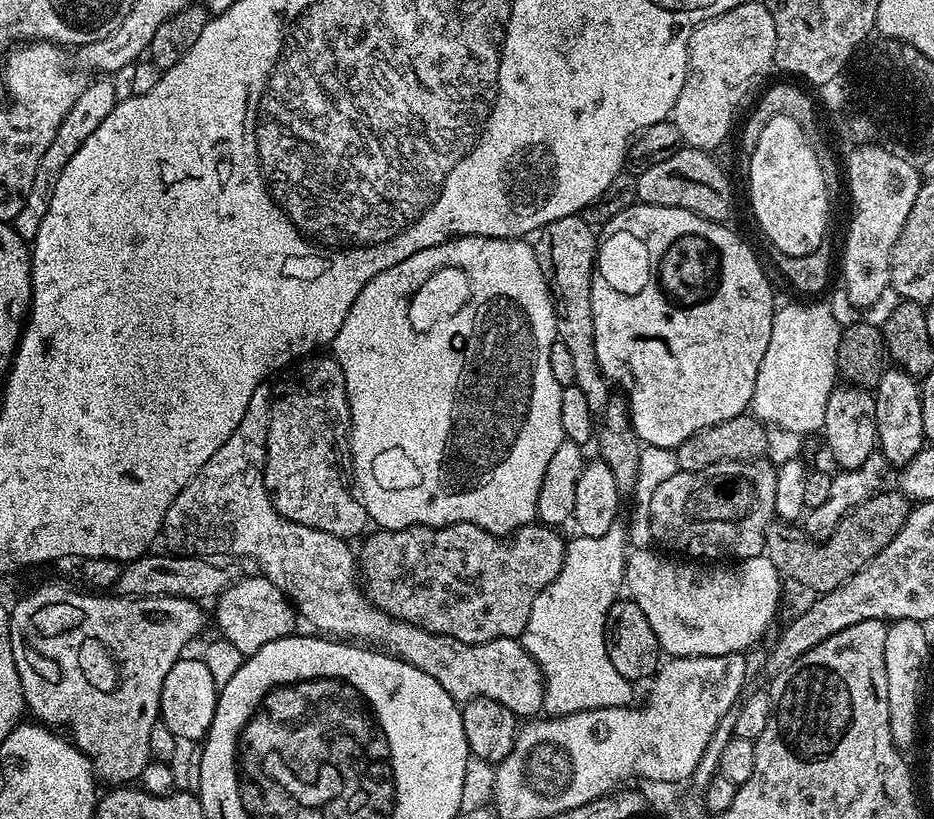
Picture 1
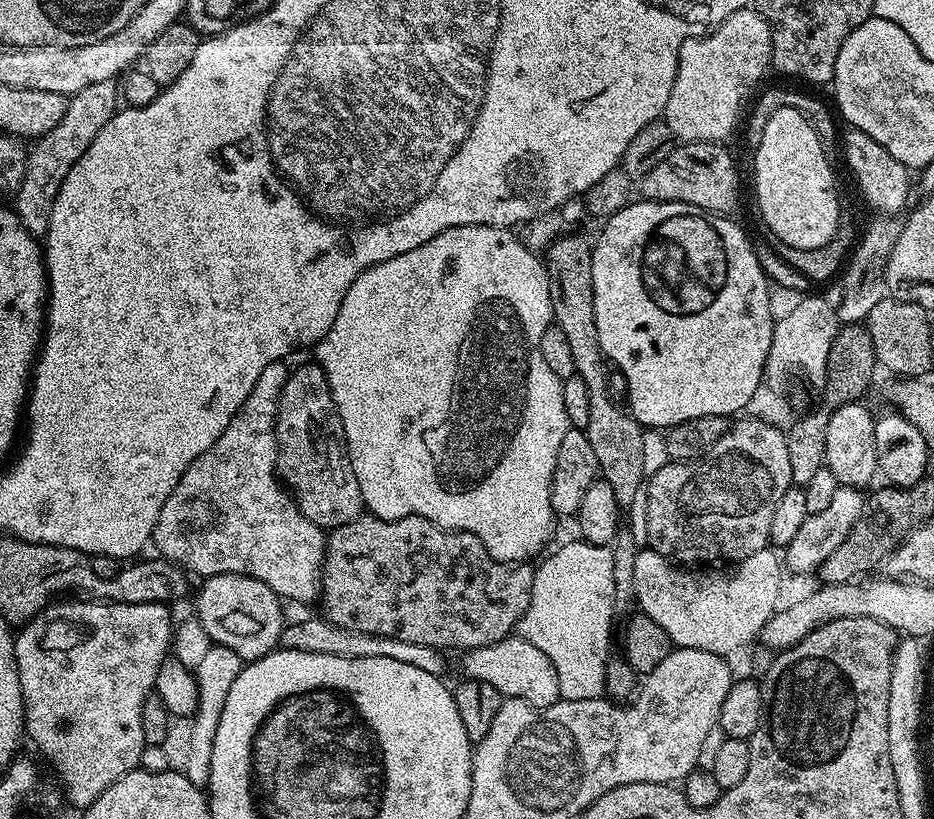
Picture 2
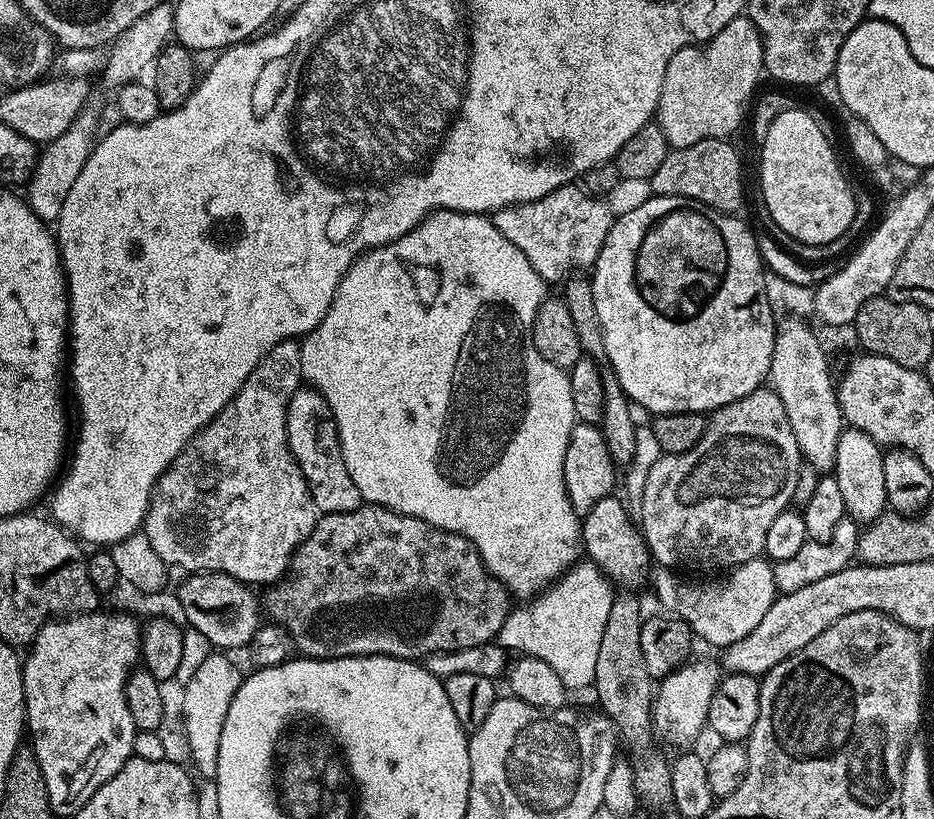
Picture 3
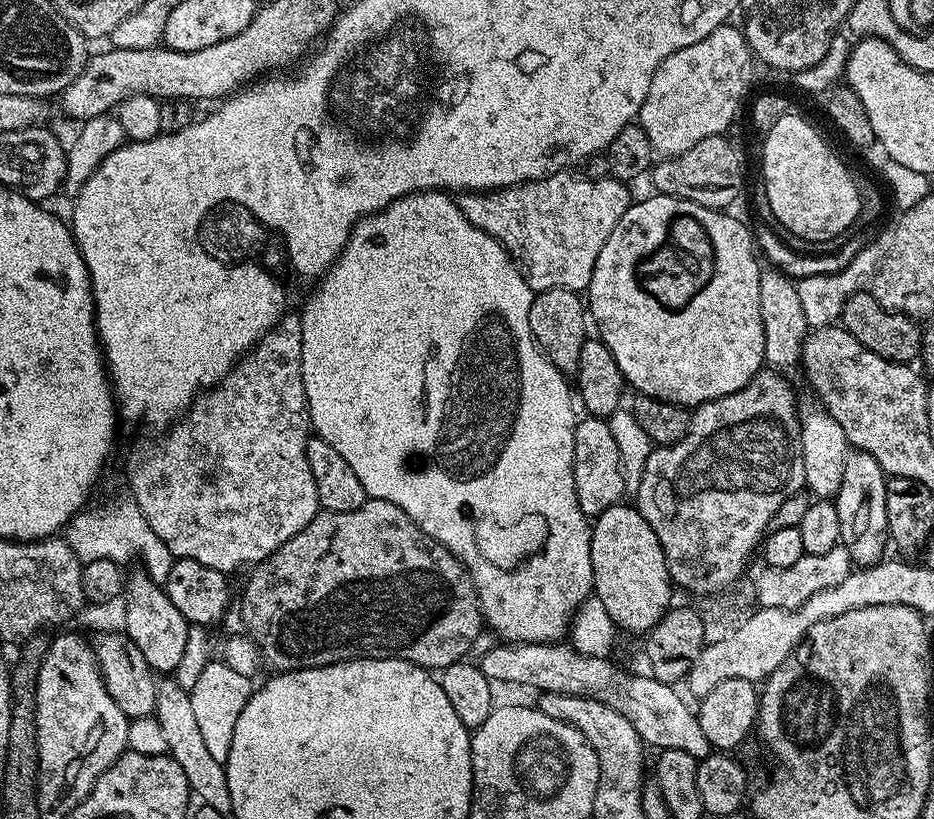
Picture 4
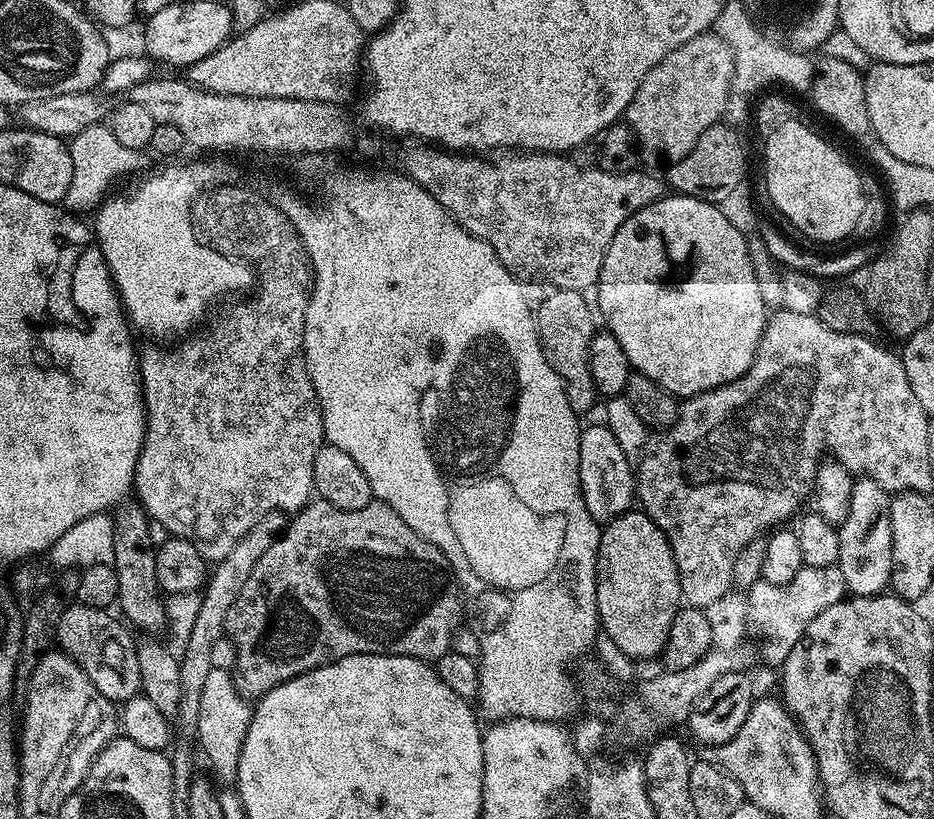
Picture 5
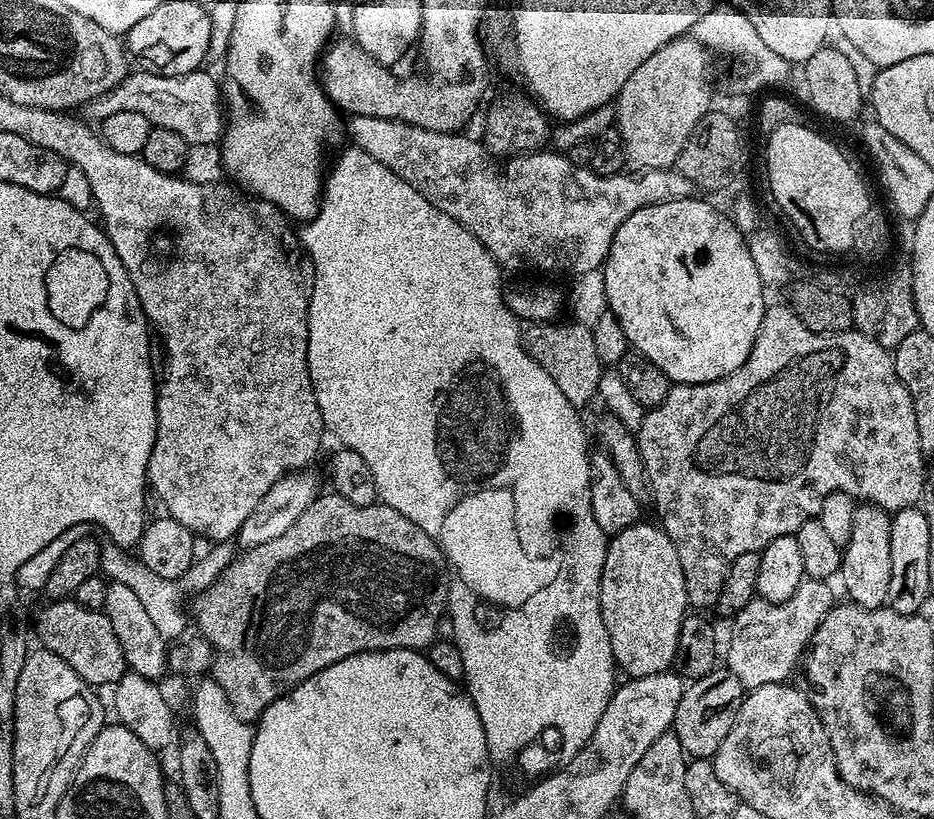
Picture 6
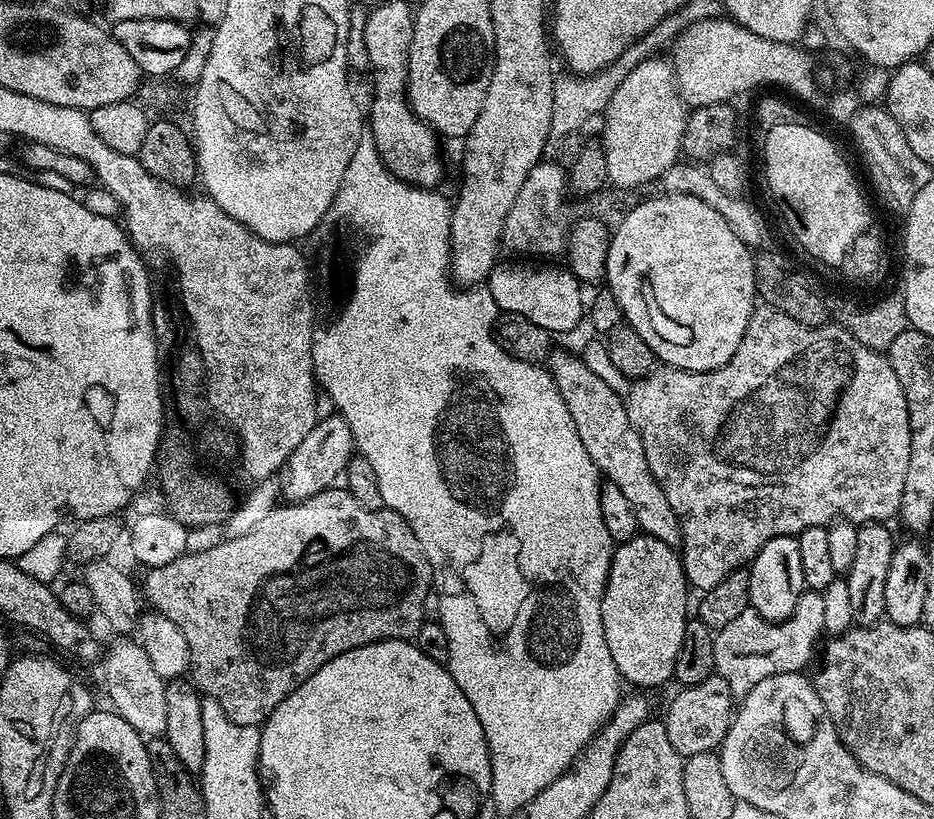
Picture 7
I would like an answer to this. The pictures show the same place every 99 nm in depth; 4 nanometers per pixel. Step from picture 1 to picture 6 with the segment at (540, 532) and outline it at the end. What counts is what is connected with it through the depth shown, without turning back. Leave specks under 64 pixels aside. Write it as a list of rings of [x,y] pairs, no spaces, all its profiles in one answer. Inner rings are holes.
[[[335,494],[317,495],[313,503],[305,510],[294,526],[287,532],[265,542],[260,546],[254,546],[248,551],[241,551],[235,560],[217,578],[208,589],[191,601],[190,616],[200,627],[199,635],[212,644],[215,656],[210,669],[211,679],[226,690],[226,698],[230,698],[230,706],[238,718],[249,722],[259,721],[260,716],[278,698],[282,698],[290,690],[294,690],[306,678],[318,674],[326,666],[334,666],[334,662],[342,662],[342,658],[350,658],[359,652],[380,652],[381,650],[394,650],[395,648],[411,648],[413,650],[427,649],[433,640],[437,639],[440,628],[440,615],[443,617],[448,602],[449,566],[444,559],[438,545],[435,544],[410,518],[398,514],[390,506],[382,503],[370,506],[354,506],[354,502],[346,502],[346,498]]]

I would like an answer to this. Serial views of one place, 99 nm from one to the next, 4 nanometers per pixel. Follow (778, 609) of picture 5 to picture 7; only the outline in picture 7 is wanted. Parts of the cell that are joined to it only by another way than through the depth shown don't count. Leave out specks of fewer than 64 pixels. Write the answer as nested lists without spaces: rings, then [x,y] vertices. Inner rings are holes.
[[[806,590],[798,598],[798,606],[794,606],[794,614],[790,614],[788,620],[767,620],[749,606],[740,614],[734,622],[724,629],[717,631],[714,636],[714,666],[715,675],[721,676],[730,686],[733,697],[743,698],[762,682],[762,678],[770,678],[774,674],[786,674],[787,672],[800,672],[808,664],[812,651],[816,648],[816,639],[824,632],[824,623],[828,620],[828,604],[821,593]]]

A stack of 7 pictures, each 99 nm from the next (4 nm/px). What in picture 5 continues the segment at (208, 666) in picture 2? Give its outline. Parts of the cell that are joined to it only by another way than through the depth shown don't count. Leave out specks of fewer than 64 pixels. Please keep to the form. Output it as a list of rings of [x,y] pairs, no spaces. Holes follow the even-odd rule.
[[[212,668],[203,683],[202,700],[199,703],[196,740],[204,751],[210,767],[217,776],[228,782],[235,781],[238,774],[238,758],[242,754],[242,742],[250,730],[253,705],[249,697],[243,696],[236,689],[236,682],[231,671]]]

